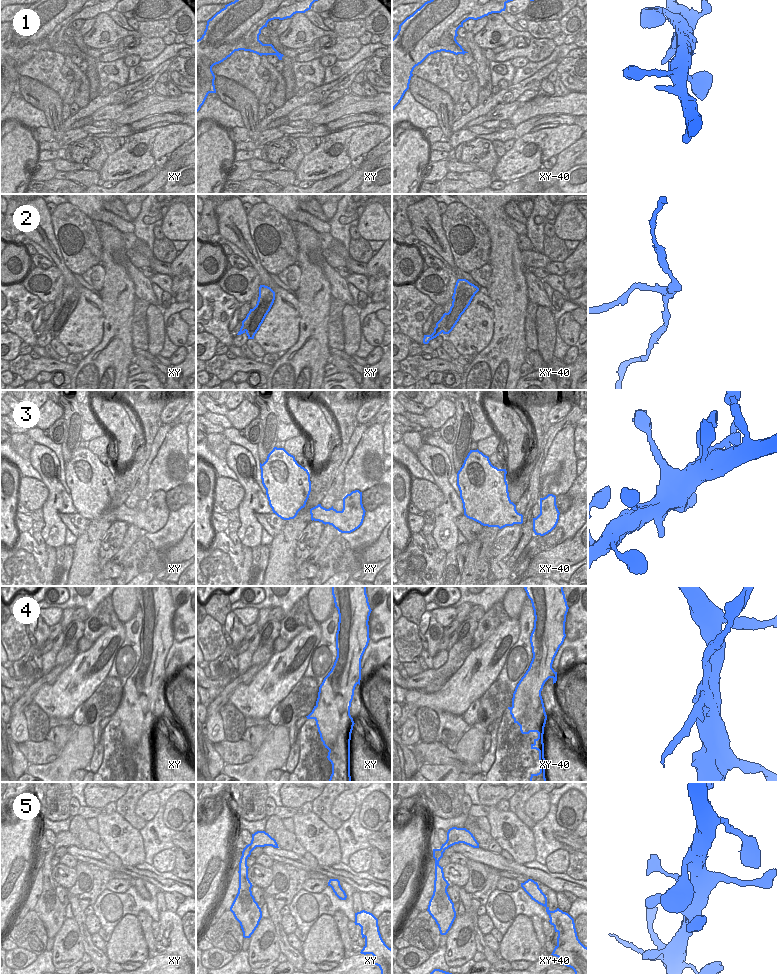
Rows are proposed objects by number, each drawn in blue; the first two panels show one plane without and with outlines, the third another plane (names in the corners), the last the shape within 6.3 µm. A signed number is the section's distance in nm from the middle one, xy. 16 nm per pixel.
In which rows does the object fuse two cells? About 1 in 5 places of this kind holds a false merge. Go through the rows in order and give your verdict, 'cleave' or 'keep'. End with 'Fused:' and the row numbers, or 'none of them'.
1: keep
2: cleave
3: keep
4: cleave
5: keep
Fused: 2, 4

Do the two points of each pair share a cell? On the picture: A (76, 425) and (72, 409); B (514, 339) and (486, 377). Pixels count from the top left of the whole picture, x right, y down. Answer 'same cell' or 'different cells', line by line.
A: same cell
B: same cell

